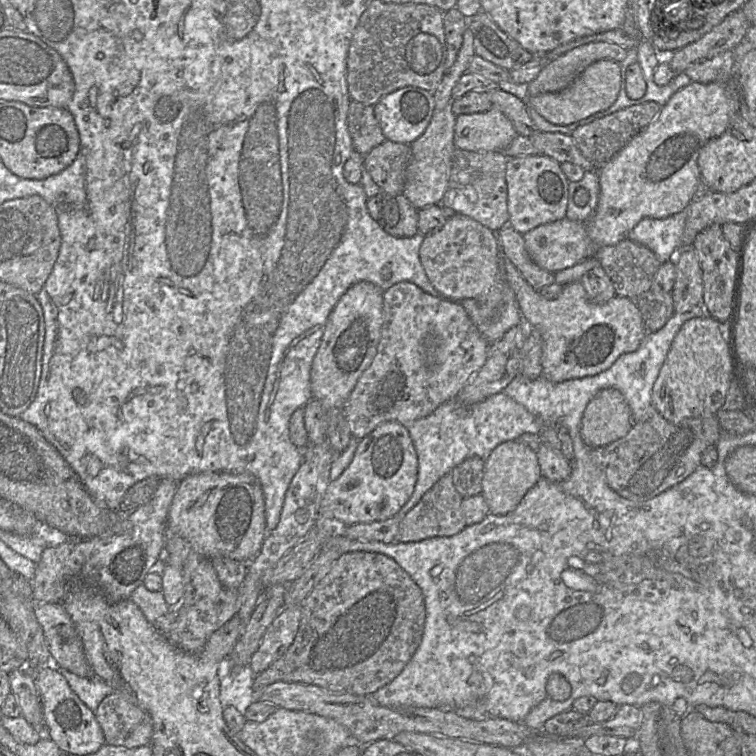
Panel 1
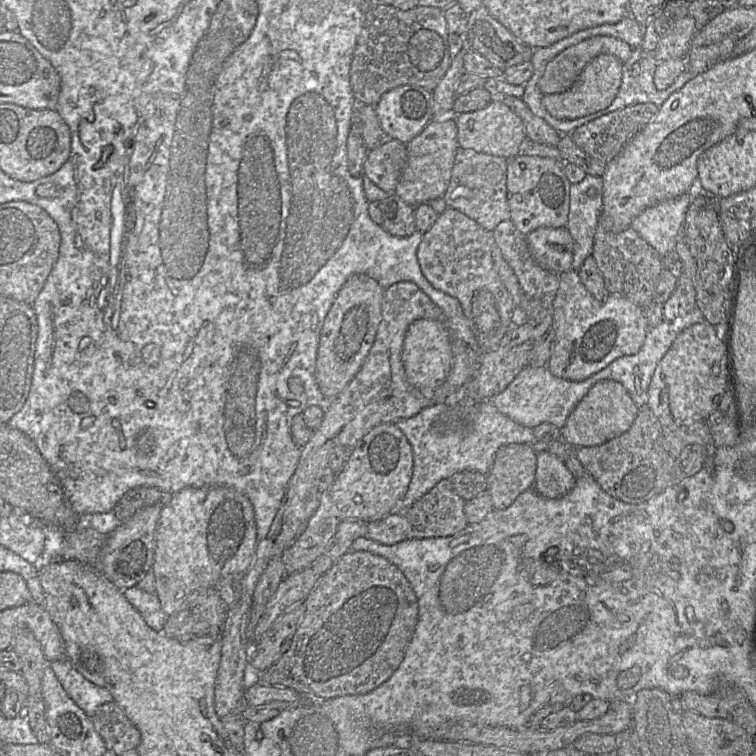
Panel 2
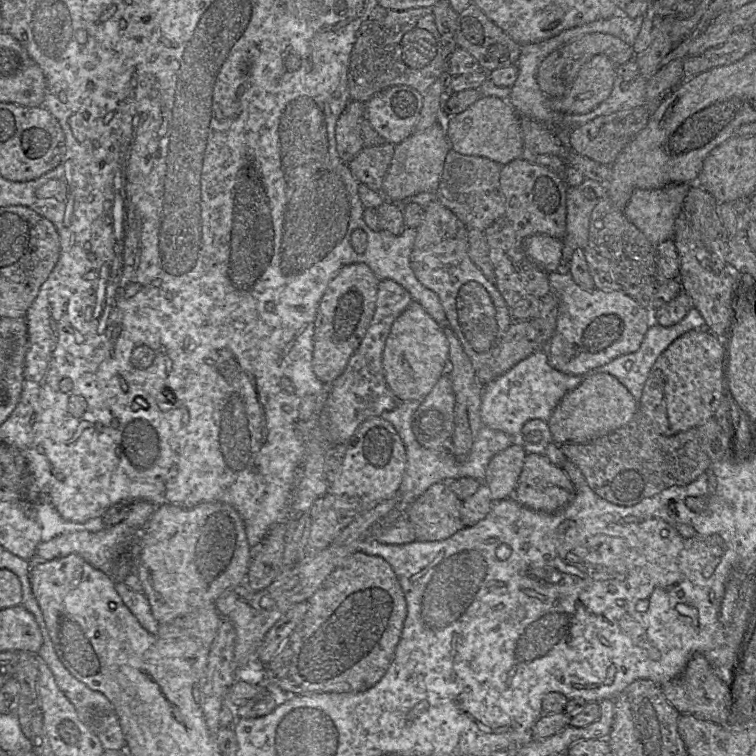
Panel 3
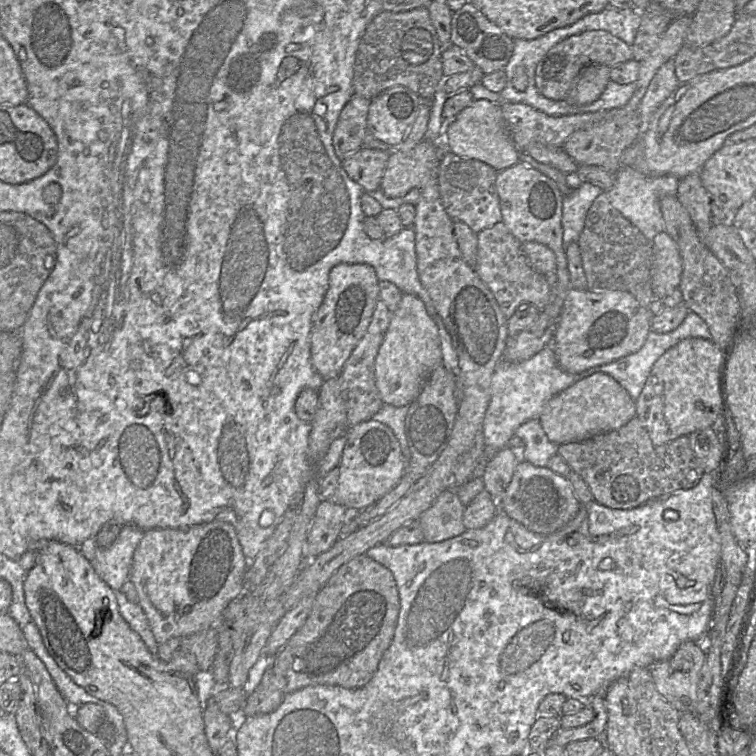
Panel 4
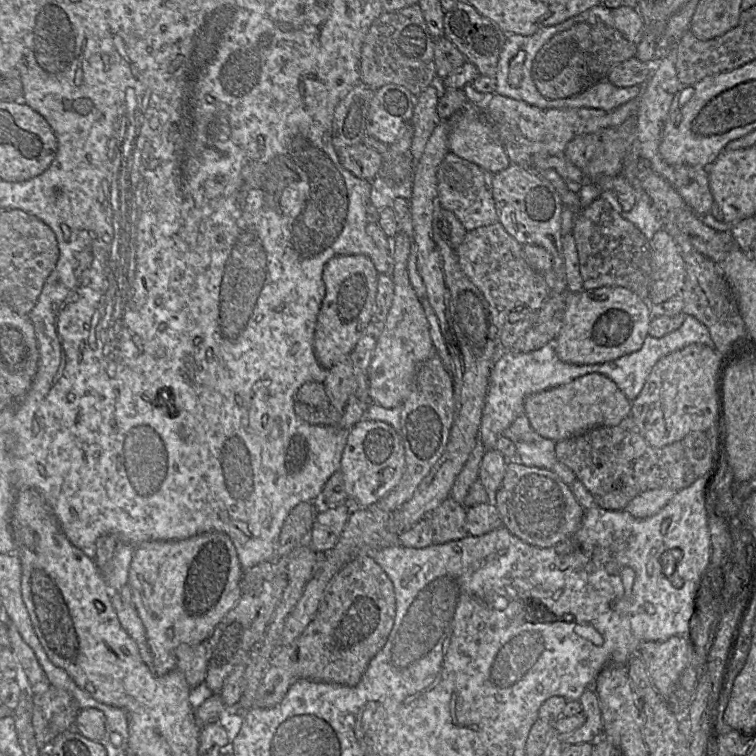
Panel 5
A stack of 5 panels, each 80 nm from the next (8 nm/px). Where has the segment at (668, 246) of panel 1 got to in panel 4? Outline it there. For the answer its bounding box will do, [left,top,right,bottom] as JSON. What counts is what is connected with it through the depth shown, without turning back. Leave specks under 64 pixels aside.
[604,165,680,242]

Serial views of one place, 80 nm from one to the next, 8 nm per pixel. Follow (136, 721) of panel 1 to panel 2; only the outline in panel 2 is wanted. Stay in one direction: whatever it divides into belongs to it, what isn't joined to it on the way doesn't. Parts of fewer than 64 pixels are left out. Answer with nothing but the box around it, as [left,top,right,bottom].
[89,701,140,753]

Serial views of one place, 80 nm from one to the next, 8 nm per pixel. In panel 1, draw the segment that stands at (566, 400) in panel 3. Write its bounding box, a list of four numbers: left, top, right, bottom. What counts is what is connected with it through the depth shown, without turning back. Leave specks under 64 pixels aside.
[580,388,632,448]

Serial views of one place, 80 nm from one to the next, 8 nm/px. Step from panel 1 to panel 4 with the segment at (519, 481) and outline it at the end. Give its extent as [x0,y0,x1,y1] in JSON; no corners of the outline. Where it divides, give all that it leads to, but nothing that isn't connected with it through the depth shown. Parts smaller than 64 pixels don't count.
[481,448,520,501]

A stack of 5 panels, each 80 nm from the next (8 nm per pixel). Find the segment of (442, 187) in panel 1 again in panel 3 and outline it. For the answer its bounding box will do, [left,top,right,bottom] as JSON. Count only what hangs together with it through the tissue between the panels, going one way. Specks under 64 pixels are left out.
[380,123,450,201]

